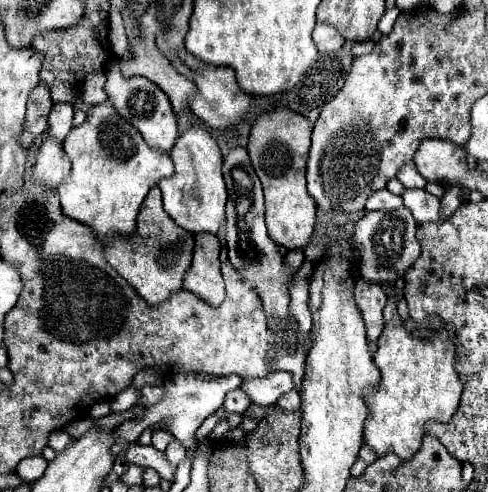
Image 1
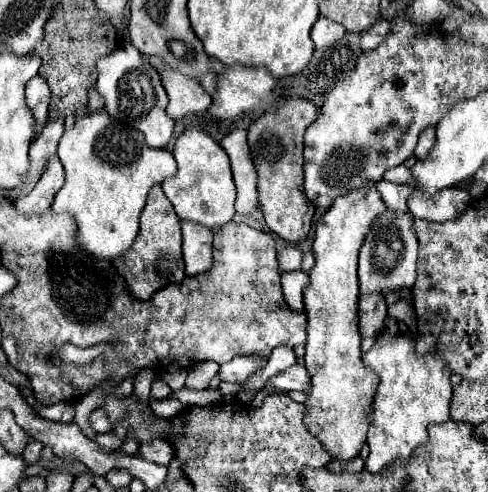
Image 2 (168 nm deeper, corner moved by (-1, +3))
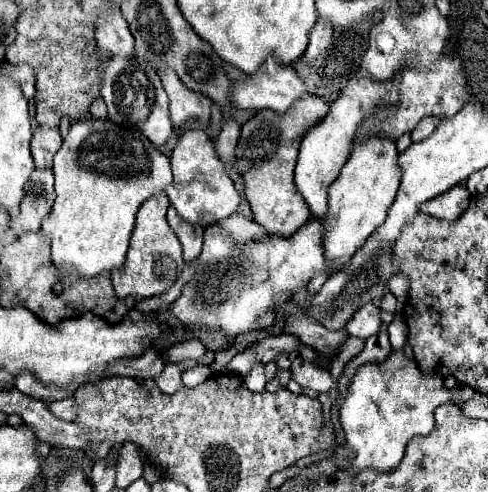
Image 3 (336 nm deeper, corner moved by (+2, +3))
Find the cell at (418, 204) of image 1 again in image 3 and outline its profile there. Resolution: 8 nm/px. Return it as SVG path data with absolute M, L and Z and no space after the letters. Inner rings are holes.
M456 185L446 193L422 203L420 211L438 219L456 221L456 217L460 217L468 209L468 203L470 203L470 191L464 185Z

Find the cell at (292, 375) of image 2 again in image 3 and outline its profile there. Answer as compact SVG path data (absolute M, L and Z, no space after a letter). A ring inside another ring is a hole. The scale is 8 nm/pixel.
M302 363L300 371L294 371L292 377L304 387L304 389L312 389L316 393L326 393L334 387L334 377L330 375L328 369L320 369L312 363Z

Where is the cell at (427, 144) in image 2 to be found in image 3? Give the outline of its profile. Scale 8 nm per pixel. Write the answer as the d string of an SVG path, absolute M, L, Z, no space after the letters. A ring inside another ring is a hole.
M424 117L424 119L416 125L416 129L412 131L412 141L422 141L422 139L426 139L428 135L432 135L440 121L442 121L440 117Z

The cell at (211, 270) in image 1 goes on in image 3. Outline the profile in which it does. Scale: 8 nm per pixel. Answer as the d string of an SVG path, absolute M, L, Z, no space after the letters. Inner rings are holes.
M172 205L168 207L168 223L174 229L176 237L180 239L180 243L182 243L184 261L186 263L194 261L202 251L202 233L204 233L204 229L200 225L192 225L192 223L180 219Z

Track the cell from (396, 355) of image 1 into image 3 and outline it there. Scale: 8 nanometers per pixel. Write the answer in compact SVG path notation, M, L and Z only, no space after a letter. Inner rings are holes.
M392 351L382 363L360 365L340 409L346 443L354 455L346 471L358 473L368 467L386 473L396 469L404 457L406 443L416 435L432 431L434 411L446 401L450 401L450 391L444 387L444 379L436 373L422 373L404 351Z

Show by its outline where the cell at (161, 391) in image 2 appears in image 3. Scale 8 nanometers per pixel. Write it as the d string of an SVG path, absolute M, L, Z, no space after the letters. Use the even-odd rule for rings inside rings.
M166 363L162 375L156 379L160 391L172 395L182 387L182 367L178 363Z

